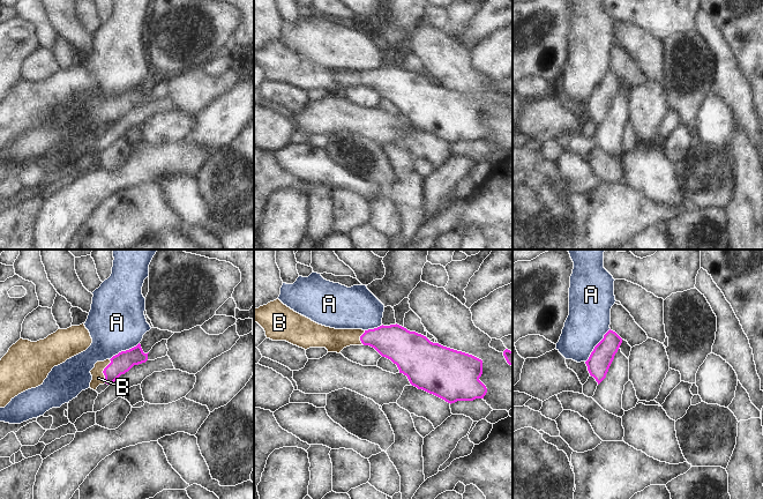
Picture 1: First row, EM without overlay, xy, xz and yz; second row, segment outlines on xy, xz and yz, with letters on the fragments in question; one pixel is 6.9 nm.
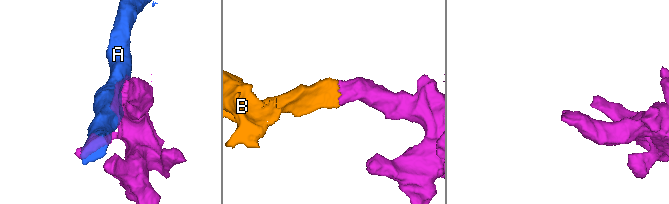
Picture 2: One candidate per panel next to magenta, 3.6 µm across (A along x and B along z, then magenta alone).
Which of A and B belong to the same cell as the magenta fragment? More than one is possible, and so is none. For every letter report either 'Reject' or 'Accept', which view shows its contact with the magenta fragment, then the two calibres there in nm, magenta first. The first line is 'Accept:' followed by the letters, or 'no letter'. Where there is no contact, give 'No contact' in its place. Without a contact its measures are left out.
Accept: B
A: Reject. Touches magenta in yz. Thickness 160 nm (magenta) against 300 nm
B: Accept. Touches magenta in xy. Thickness 140 nm (magenta) against 90 nm.

